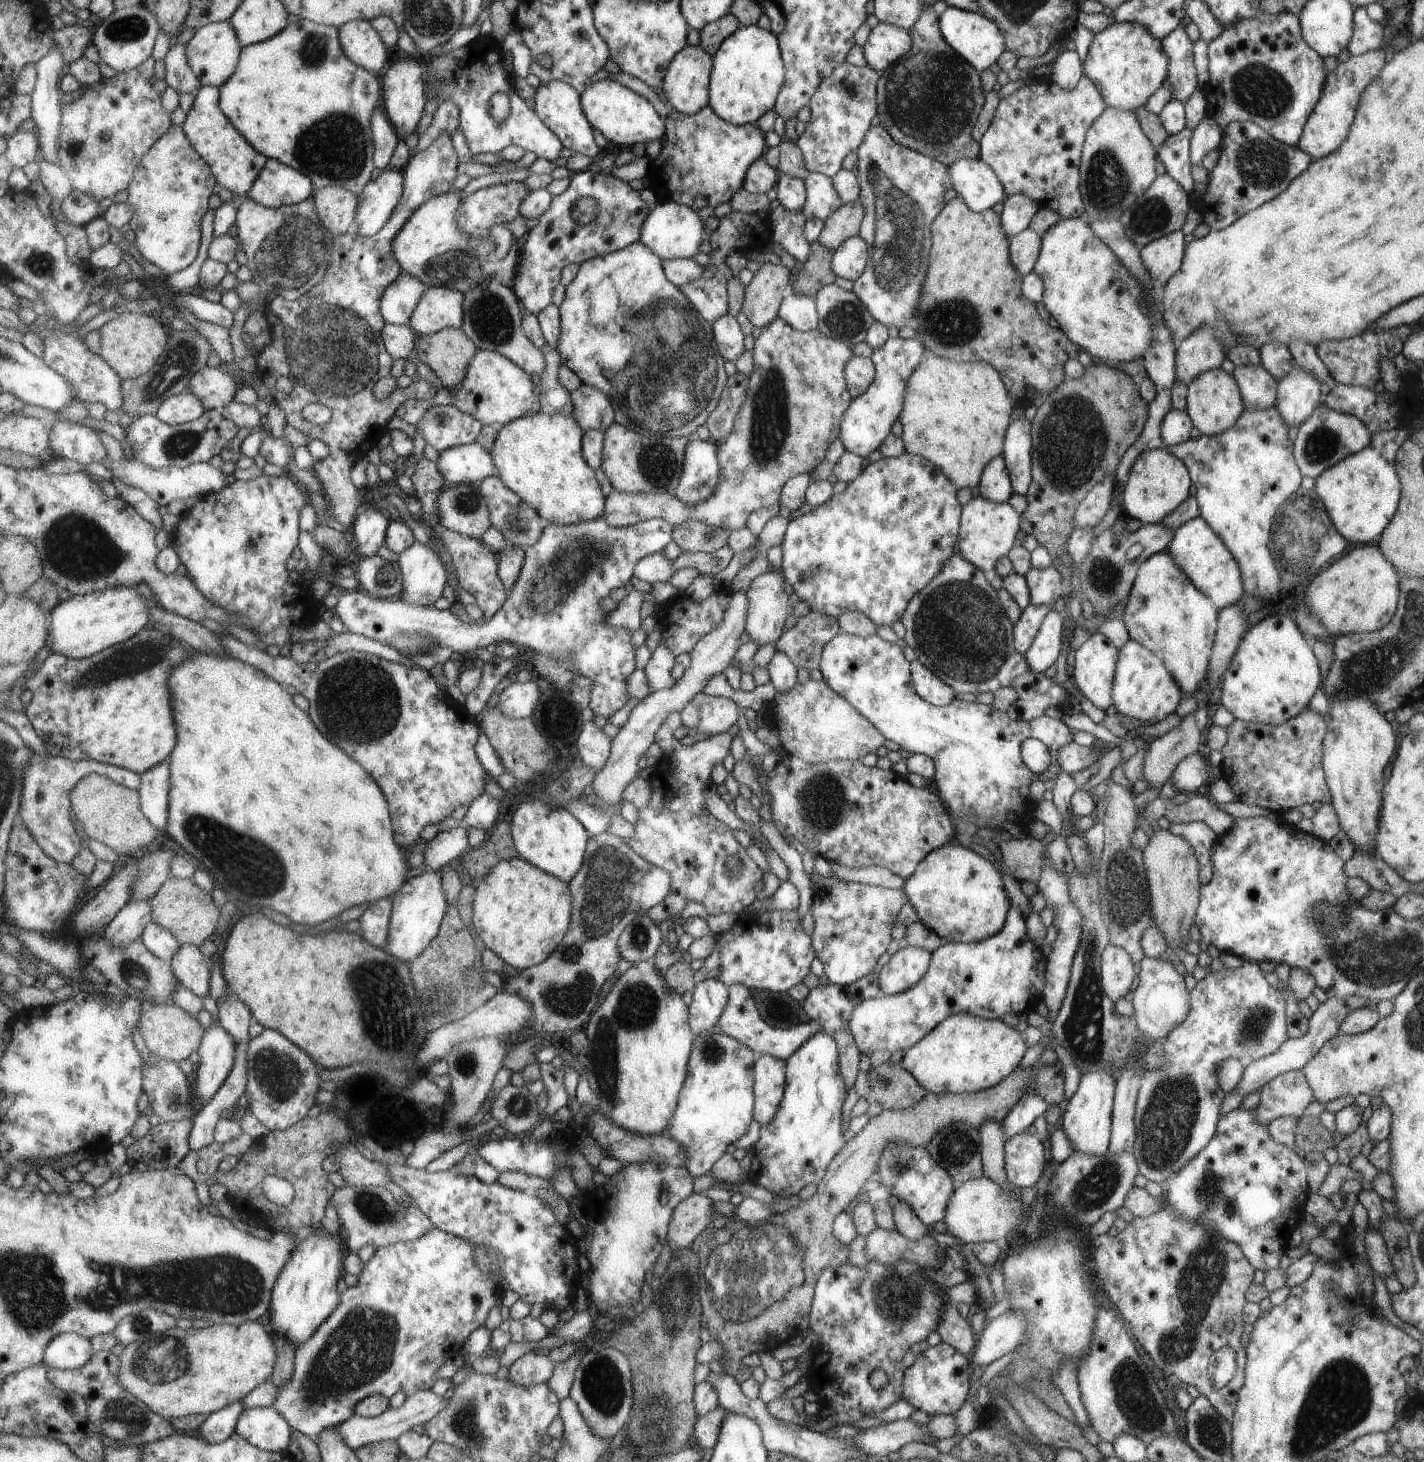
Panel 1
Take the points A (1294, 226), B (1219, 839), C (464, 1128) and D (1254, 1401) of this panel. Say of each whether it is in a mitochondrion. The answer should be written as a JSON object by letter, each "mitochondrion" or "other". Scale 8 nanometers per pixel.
{"A":"other","B":"other","C":"other","D":"other"}

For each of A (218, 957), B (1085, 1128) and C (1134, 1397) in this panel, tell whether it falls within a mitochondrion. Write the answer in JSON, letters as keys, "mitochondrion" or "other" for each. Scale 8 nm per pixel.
{"A":"other","B":"other","C":"mitochondrion"}

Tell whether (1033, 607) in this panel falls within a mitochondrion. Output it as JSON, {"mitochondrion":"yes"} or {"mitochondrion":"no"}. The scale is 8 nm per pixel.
{"mitochondrion":"no"}

